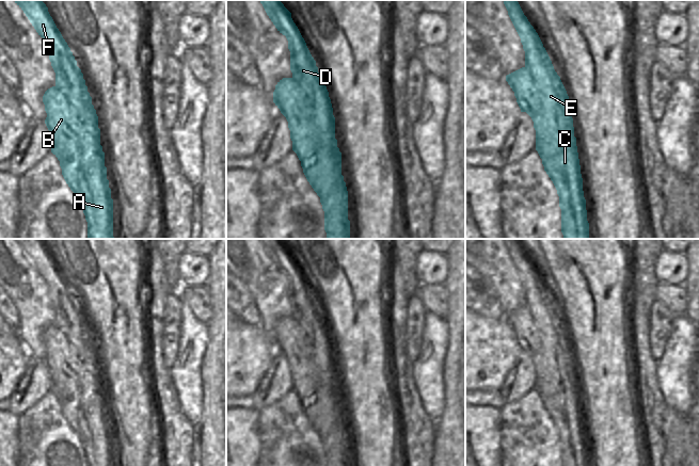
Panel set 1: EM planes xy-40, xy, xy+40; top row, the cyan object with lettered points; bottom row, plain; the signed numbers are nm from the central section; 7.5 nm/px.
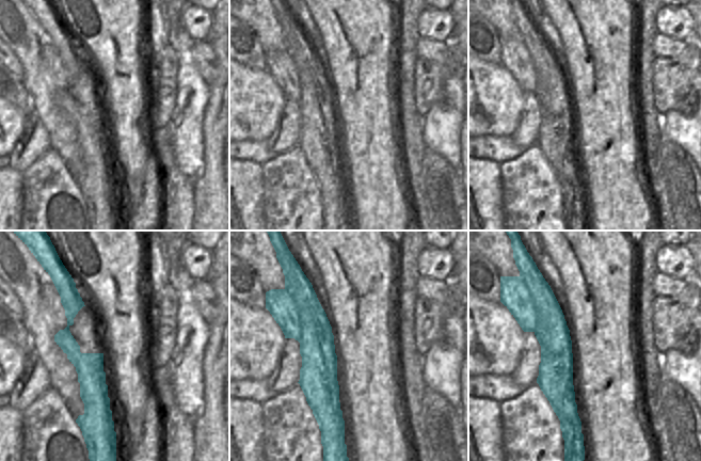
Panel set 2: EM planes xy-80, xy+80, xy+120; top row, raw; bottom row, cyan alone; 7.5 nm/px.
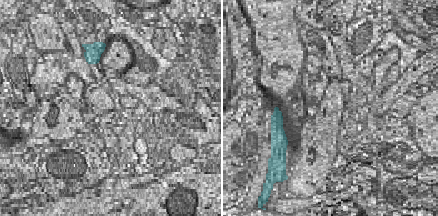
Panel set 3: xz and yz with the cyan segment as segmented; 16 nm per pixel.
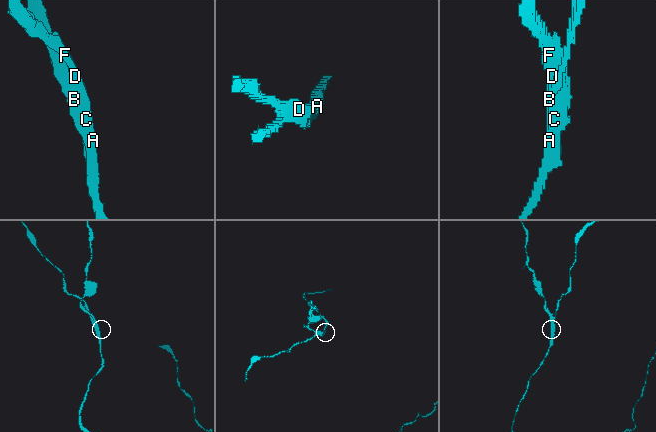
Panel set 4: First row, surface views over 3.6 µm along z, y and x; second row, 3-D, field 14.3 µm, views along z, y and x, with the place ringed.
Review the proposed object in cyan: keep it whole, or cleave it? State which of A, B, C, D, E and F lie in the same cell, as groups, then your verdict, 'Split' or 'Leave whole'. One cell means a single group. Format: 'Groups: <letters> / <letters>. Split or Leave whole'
Groups: A B / C D E F. Split

